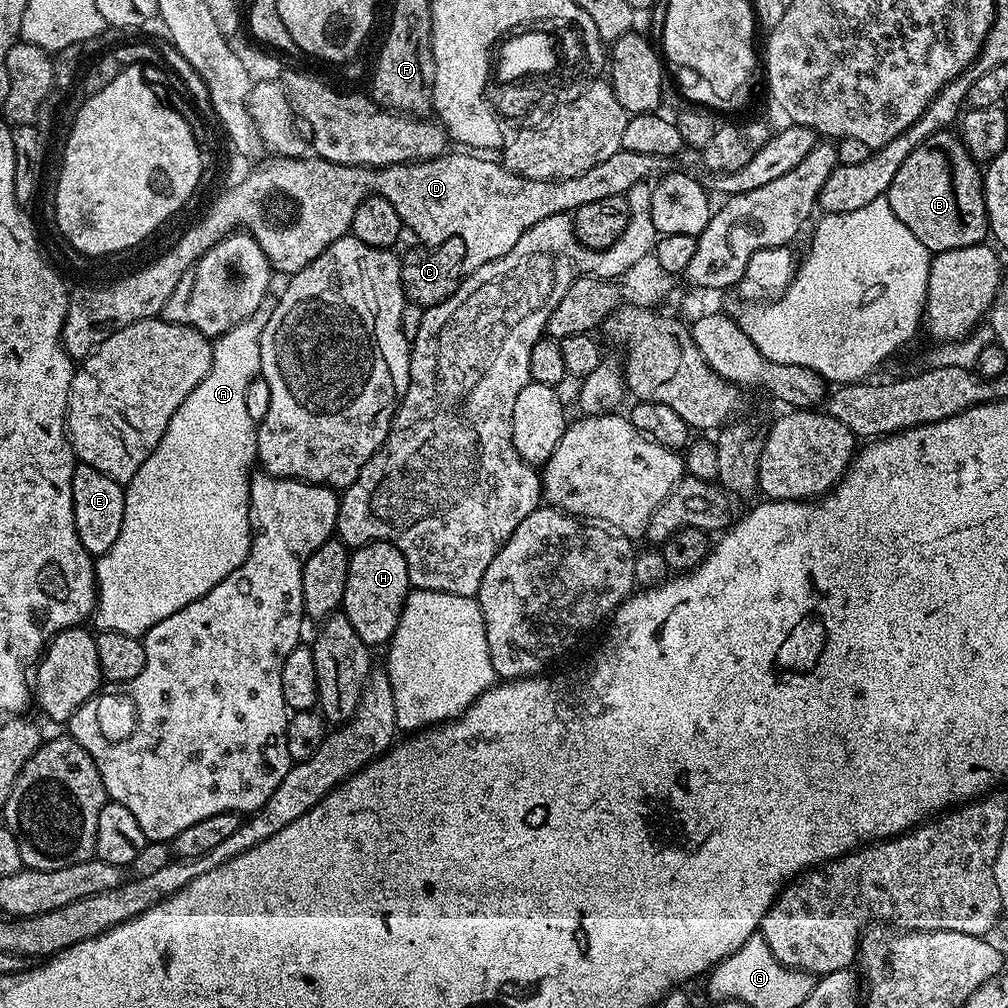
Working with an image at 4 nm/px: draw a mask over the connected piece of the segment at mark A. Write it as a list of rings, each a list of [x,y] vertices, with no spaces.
[[[271,299],[264,300],[262,306],[258,306],[258,310],[254,310],[254,314],[250,314],[250,318],[238,322],[238,326],[234,326],[228,332],[215,337],[212,346],[212,365],[206,374],[206,378],[202,378],[202,382],[198,382],[198,386],[194,386],[194,390],[188,395],[186,402],[182,402],[182,406],[178,406],[174,418],[170,418],[170,426],[166,426],[158,446],[149,454],[146,462],[142,462],[142,466],[138,466],[134,478],[127,481],[124,490],[122,530],[118,534],[118,542],[114,542],[114,546],[110,546],[110,550],[106,550],[106,554],[98,557],[94,564],[96,569],[94,621],[96,620],[97,625],[95,627],[97,629],[142,638],[154,626],[158,626],[158,622],[162,622],[162,618],[170,618],[170,614],[178,614],[178,610],[190,606],[190,602],[210,594],[210,590],[214,590],[214,586],[218,586],[218,582],[222,582],[227,576],[234,574],[234,570],[238,570],[238,566],[242,566],[242,562],[246,562],[248,551],[252,545],[250,477],[254,472],[252,463],[255,465],[258,460],[256,455],[258,424],[257,421],[250,418],[250,413],[246,411],[246,386],[251,380],[260,376],[260,339],[266,322],[270,322],[272,305],[273,301]]]

